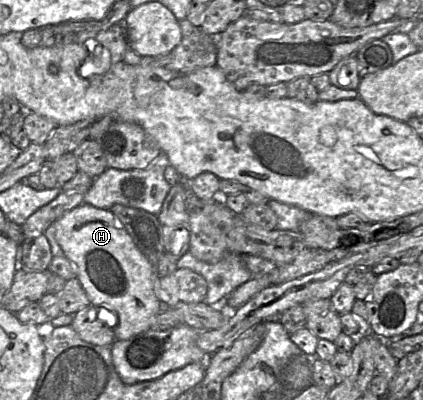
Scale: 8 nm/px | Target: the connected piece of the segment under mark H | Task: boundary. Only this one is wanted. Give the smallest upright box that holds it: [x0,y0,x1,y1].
[53,203,167,341]

